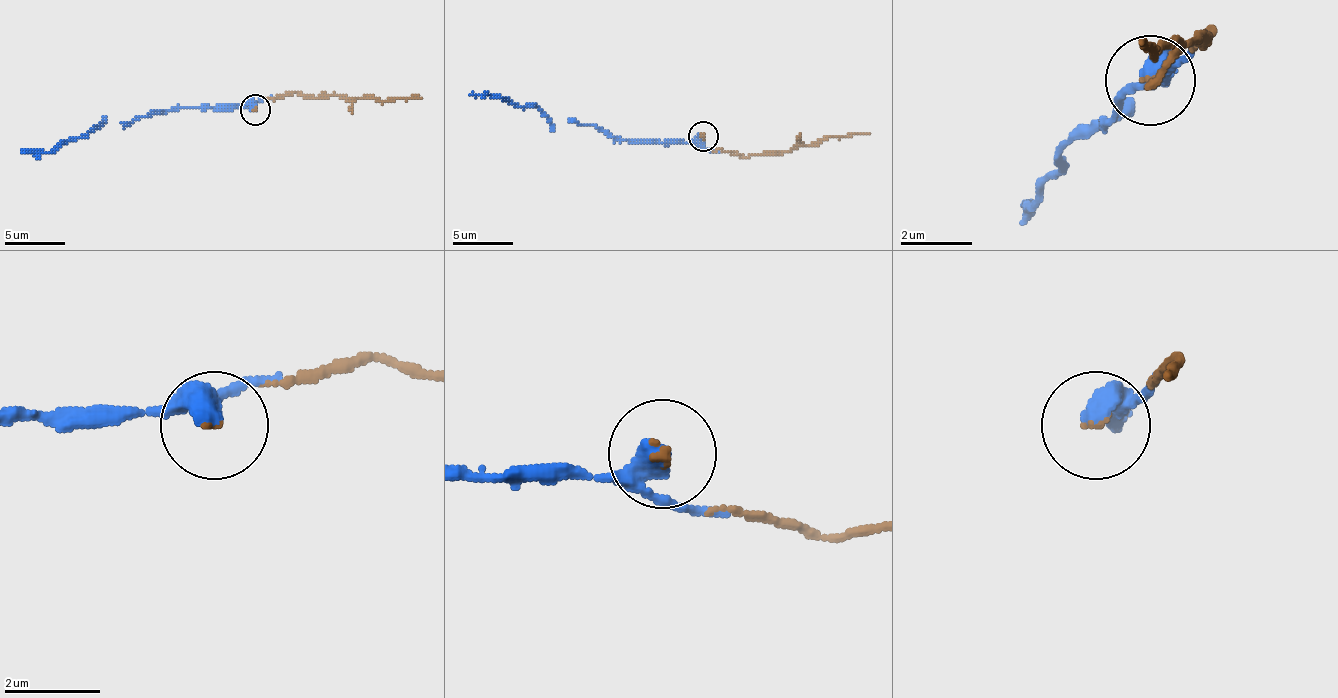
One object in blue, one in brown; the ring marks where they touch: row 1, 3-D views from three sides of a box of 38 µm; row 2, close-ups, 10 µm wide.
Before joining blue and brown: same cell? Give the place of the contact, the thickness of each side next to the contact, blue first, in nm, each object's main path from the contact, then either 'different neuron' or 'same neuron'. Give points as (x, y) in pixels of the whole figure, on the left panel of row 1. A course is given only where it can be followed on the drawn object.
at (255, 109); 360 nm thick on the blue side, 100 nm on the other; blue runs (256, 110), (250, 104), (151, 110), (130, 122), (105, 122), (87, 134), (60, 140), (48, 152), (21, 149); brown runs (256, 110), (268, 98), (298, 95), (382, 101), (421, 98); same neuron

